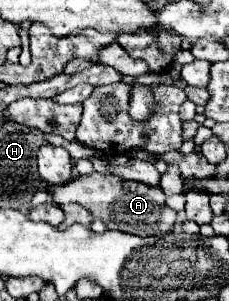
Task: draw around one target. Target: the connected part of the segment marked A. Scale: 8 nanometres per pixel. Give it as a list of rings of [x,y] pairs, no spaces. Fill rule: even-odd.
[[[94,171],[90,175],[80,175],[64,185],[52,185],[48,187],[48,191],[56,205],[78,203],[84,209],[88,209],[96,219],[104,221],[108,229],[114,231],[150,237],[150,235],[170,233],[172,227],[176,225],[176,211],[166,205],[166,195],[162,193],[162,189],[150,187],[146,183],[122,181],[114,179],[114,175],[102,175]]]

